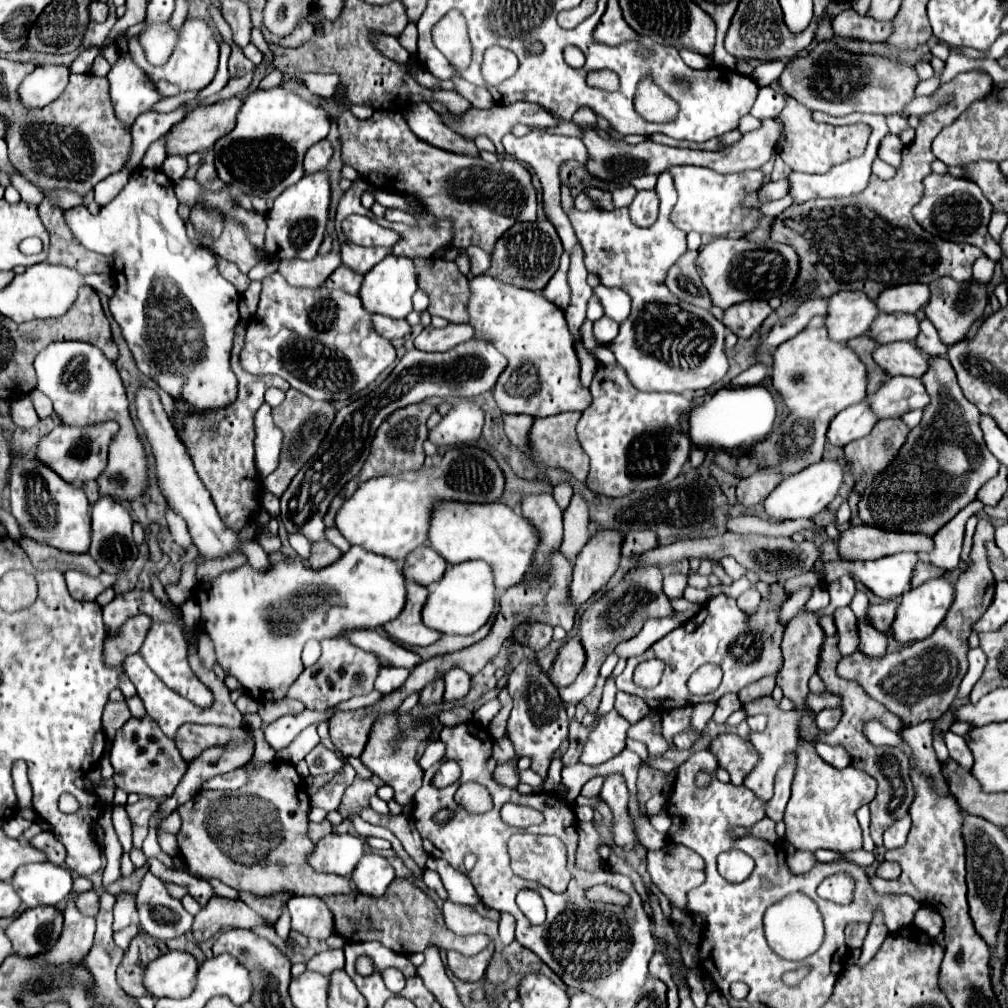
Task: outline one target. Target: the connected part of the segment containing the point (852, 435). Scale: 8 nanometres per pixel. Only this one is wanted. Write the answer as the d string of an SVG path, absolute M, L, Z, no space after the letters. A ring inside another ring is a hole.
M865 398L853 406L845 408L831 420L827 438L835 446L845 446L857 438L867 436L877 420L879 418L875 416L875 412L871 412L871 406L867 404L867 398Z

